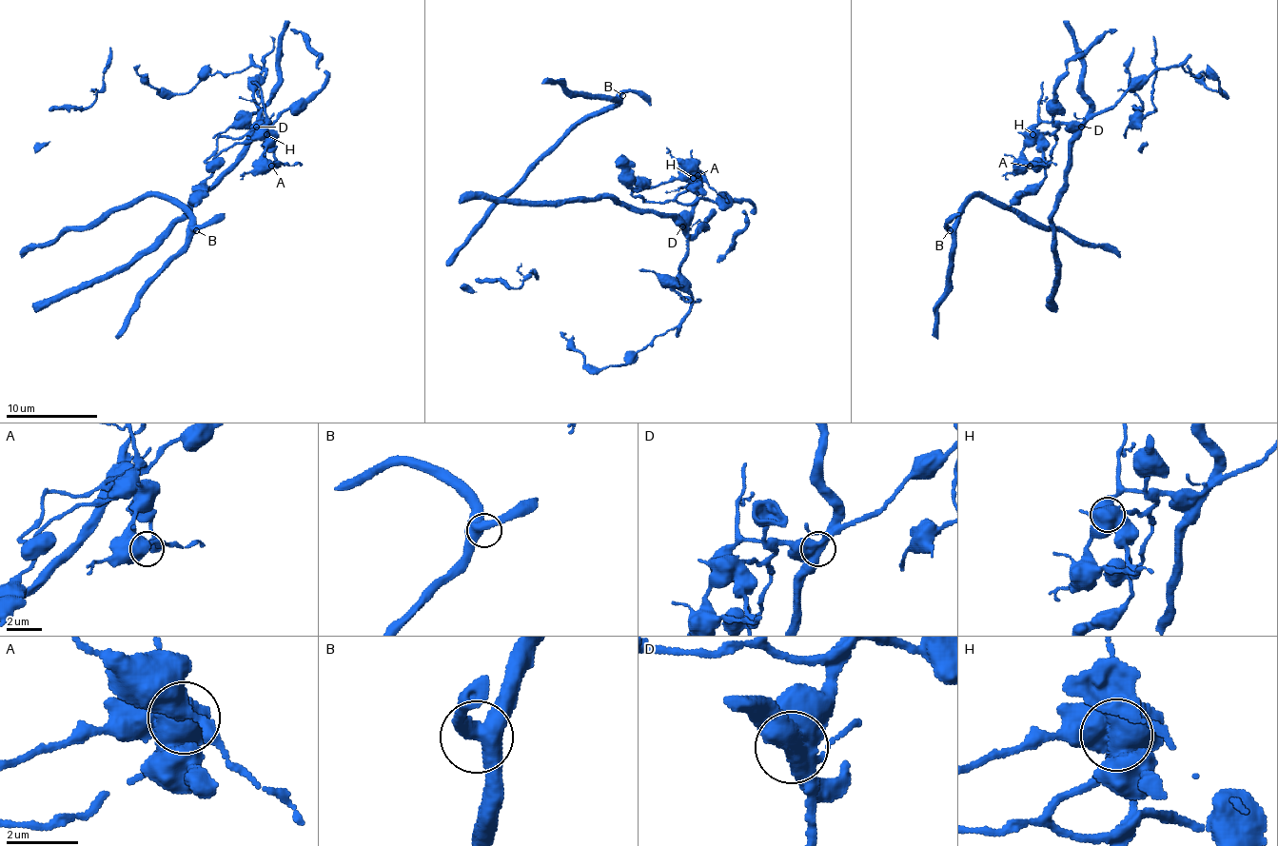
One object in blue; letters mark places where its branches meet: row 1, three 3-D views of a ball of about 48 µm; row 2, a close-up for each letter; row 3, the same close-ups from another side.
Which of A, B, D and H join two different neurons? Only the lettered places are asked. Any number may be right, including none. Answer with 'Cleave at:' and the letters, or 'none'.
Cleave at: D, H

